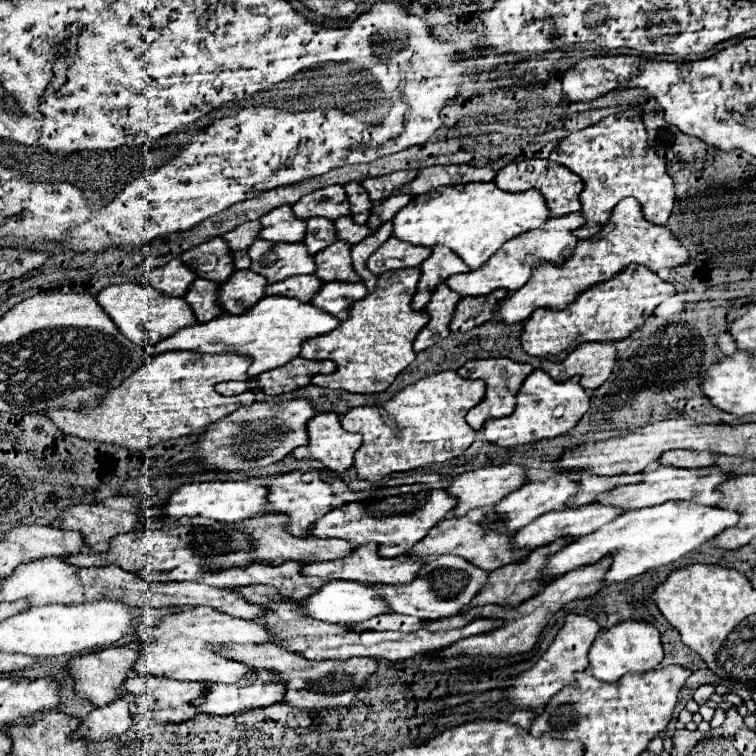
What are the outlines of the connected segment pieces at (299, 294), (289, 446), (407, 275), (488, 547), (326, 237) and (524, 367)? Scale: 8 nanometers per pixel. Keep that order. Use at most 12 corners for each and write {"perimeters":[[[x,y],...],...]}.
{"perimeters":[[[296,275],[266,287],[266,295],[312,301],[324,281],[316,275]],[[306,397],[240,407],[198,453],[228,473],[264,469],[308,443]],[[420,267],[388,271],[304,359],[338,363],[314,385],[382,393],[428,325],[410,307]],[[468,517],[440,521],[406,555],[456,555],[484,571],[519,560],[510,535]],[[308,219],[304,245],[312,255],[336,241],[332,219]],[[474,359],[458,373],[482,379],[486,397],[468,411],[472,429],[516,409],[516,391],[532,365]]]}

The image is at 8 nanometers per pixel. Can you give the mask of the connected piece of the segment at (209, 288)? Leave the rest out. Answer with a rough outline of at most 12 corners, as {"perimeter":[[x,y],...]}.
{"perimeter":[[196,279],[186,293],[198,323],[224,313],[216,281]]}

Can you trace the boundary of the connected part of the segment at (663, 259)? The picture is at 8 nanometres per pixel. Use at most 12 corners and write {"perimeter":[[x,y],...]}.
{"perimeter":[[622,199],[564,267],[536,263],[500,301],[504,323],[566,309],[628,265],[680,267],[688,249]]}

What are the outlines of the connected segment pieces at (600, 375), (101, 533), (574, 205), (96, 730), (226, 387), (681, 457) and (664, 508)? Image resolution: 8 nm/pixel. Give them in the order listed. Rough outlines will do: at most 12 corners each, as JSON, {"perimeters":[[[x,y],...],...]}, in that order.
{"perimeters":[[[582,343],[562,363],[542,361],[556,381],[580,375],[598,389],[612,373],[612,343]],[[132,497],[72,505],[58,519],[78,531],[86,549],[104,553],[110,539],[132,531]],[[550,159],[508,163],[494,183],[538,189],[550,217],[582,209],[582,179]],[[122,695],[110,705],[94,707],[78,733],[88,741],[106,741],[132,725]],[[228,381],[216,385],[222,395],[240,395],[252,391],[250,381]],[[668,451],[660,463],[684,469],[716,465],[712,453]],[[664,503],[562,547],[542,581],[612,557],[604,585],[668,565],[736,511]]]}

